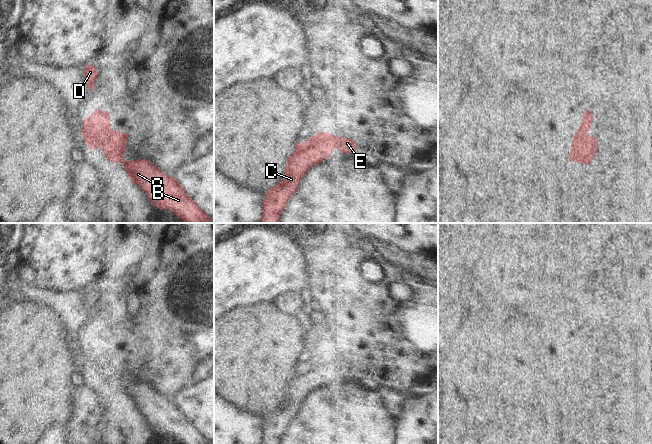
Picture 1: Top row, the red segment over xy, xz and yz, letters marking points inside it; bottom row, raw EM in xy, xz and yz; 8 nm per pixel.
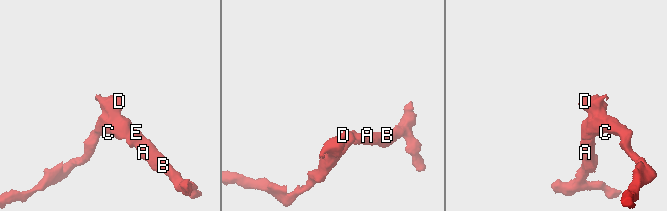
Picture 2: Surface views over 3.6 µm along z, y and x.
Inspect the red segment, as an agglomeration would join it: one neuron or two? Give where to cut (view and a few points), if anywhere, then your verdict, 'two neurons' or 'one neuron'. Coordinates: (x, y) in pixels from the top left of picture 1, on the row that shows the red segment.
no cut; one neuron

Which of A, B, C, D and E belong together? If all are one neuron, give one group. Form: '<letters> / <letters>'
A B C D E

